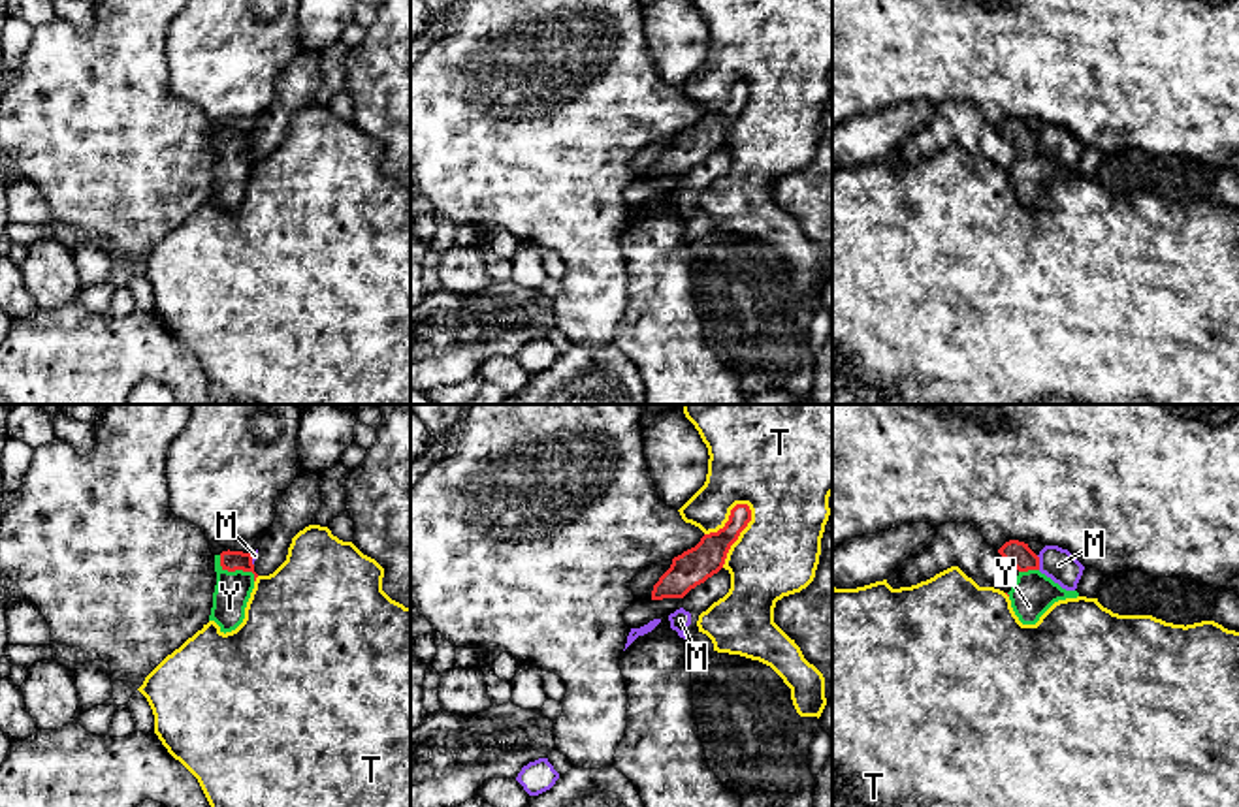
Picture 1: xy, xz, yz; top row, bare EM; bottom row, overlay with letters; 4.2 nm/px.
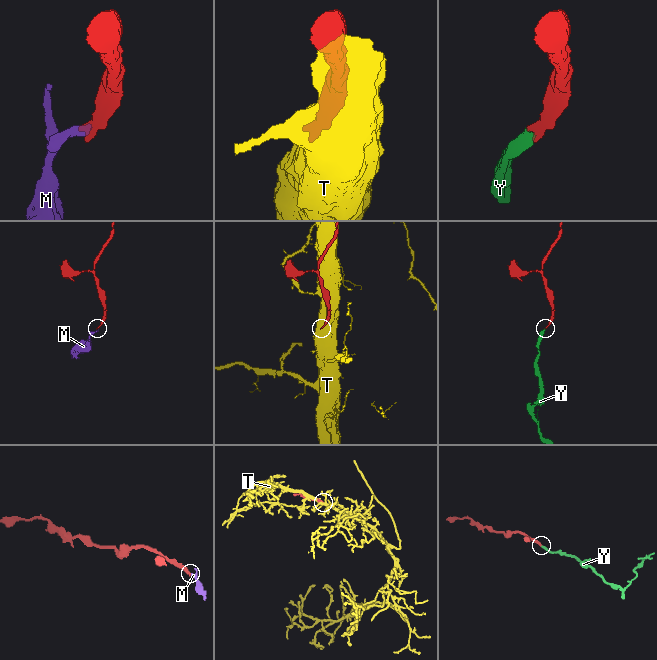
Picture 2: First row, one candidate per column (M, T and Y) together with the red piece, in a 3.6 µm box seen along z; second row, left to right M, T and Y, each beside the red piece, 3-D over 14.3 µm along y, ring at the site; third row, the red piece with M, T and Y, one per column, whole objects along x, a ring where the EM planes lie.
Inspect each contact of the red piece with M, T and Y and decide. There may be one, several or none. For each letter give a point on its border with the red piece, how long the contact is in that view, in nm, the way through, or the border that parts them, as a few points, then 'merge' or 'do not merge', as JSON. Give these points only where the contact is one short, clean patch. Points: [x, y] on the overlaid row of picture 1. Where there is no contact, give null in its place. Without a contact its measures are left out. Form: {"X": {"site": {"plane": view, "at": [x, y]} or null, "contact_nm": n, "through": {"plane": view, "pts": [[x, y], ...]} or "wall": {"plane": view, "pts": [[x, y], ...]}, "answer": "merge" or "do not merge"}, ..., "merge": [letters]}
{"M": {"site": {"plane": "yz", "at": [1038, 563]}, "contact_nm": 70, "wall": {"plane": "yz", "pts": [[1036, 555], [1040, 569]]}, "answer": "do not merge"}, "T": {"site": {"plane": "xz", "at": [739, 535]}, "contact_nm": 300, "answer": "do not merge"}, "Y": {"site": {"plane": "xy", "at": [236, 569]}, "contact_nm": 190, "through": {"plane": "xy", "pts": [[230, 561], [236, 569], [232, 591]]}, "answer": "merge"}, "merge": ["Y"]}

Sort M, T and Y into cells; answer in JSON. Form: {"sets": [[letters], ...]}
{"sets": [["M"], ["T"], ["Y"]]}

